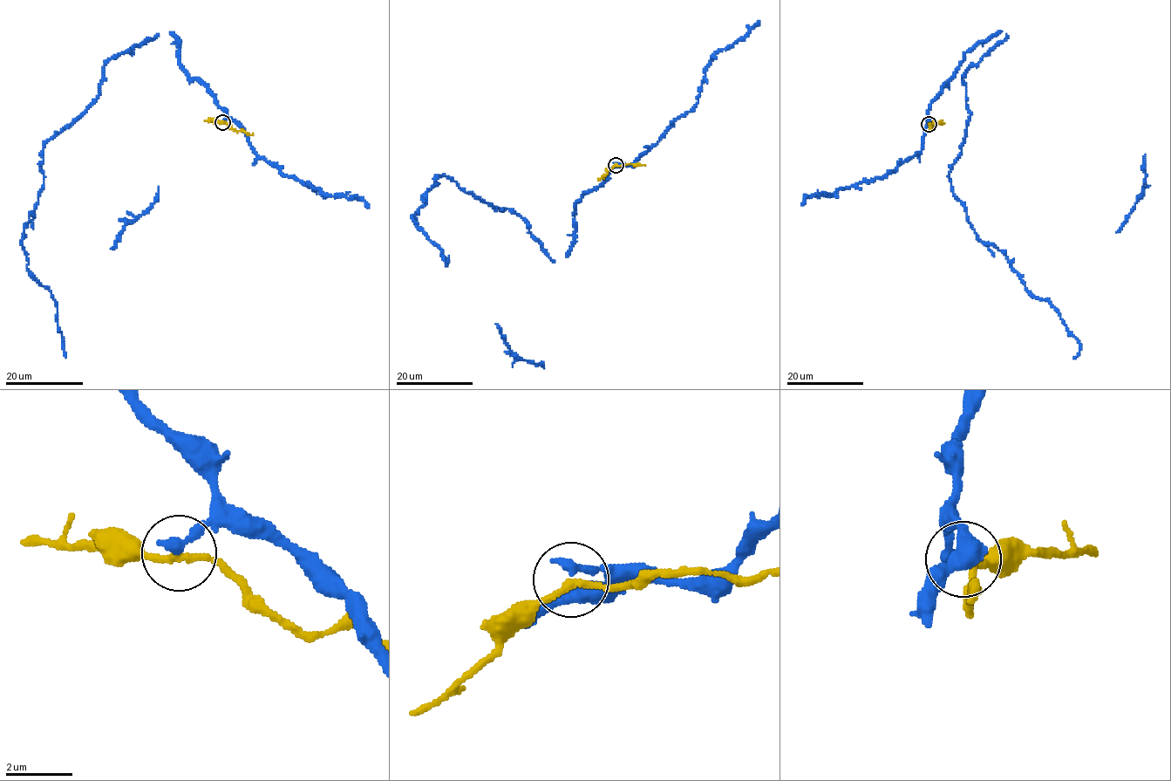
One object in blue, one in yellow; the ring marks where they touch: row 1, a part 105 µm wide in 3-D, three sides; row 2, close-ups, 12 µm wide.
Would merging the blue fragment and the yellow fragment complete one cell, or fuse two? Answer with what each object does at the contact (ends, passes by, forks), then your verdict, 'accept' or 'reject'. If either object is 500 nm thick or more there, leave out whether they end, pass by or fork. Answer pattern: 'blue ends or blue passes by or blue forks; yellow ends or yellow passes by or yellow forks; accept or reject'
blue ends; yellow passes by; reject

